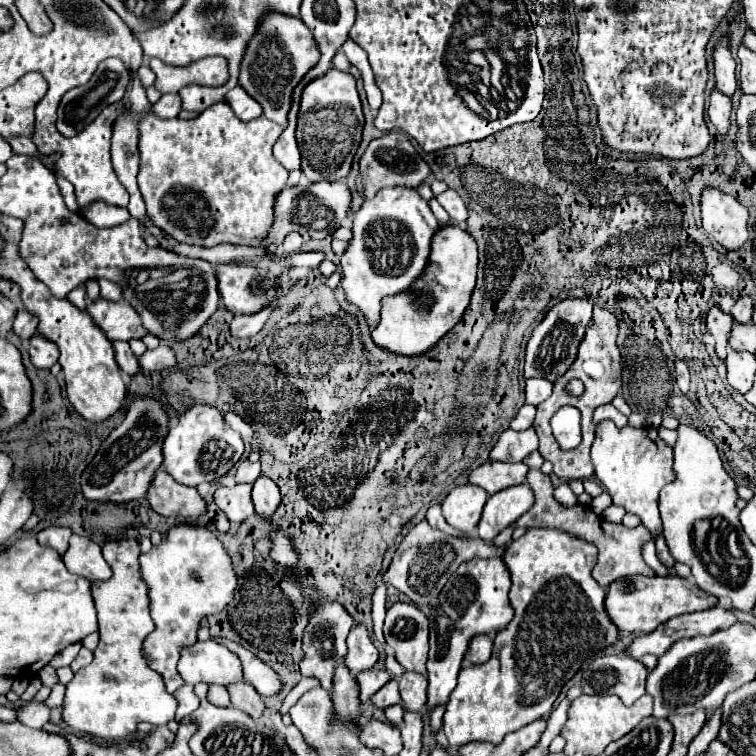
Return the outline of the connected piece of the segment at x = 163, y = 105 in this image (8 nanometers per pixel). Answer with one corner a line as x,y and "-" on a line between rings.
162,95
152,107
150,111
156,117
178,117
180,113
180,97
178,95

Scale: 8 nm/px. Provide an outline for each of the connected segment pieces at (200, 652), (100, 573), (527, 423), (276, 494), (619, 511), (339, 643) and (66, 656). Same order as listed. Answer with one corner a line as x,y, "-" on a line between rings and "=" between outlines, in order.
214,639
188,645
180,655
178,673
188,685
196,685
200,681
208,685
228,685
242,679
238,657
=
72,535
70,547
62,559
70,573
80,575
80,577
88,579
90,583
106,581
112,577
112,569
108,567
108,563
102,557
102,547
88,537
=
522,405
520,411
518,411
518,415
512,419
510,429
514,429
514,431
522,431
522,429
532,427
532,423
534,423
534,415
536,415
536,407
534,407
534,405
=
258,477
258,481
252,487
252,501
256,507
256,513
262,517
270,517
274,509
280,505
280,491
278,485
270,477
=
612,504
602,513
602,518
611,523
621,523
625,514
626,511
623,507
=
322,603
322,607
318,607
318,611
310,617
310,623
304,631
304,639
302,639
304,657
300,661
300,673
304,677
316,677
326,691
332,689
334,669
344,663
346,633
350,633
352,625
354,625
352,617
344,611
344,607
340,603
=
74,643
74,645
70,645
70,647
66,647
62,653
58,653
52,661
50,661
50,665
54,667
54,669
58,669
58,667
66,667
66,665
70,665
72,663
72,659
78,655
78,651
80,651
80,647
82,647
82,643

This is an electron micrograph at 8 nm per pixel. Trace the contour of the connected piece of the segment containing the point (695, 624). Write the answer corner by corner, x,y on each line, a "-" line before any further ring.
718,601
718,605
714,605
710,609
672,617
670,621
658,625
658,629
654,629
652,633
644,633
644,635
634,637
630,647
626,649
626,653
632,659
640,659
646,653
660,657
678,639
696,637
696,635
710,635
714,631
728,629
734,623
736,623
736,617
728,611
728,605
724,601

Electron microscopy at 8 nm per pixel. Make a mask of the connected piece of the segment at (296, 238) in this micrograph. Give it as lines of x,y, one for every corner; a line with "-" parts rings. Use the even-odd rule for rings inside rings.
290,233
282,243
284,253
296,253
296,251
300,251
300,247
302,247
302,237
298,233

